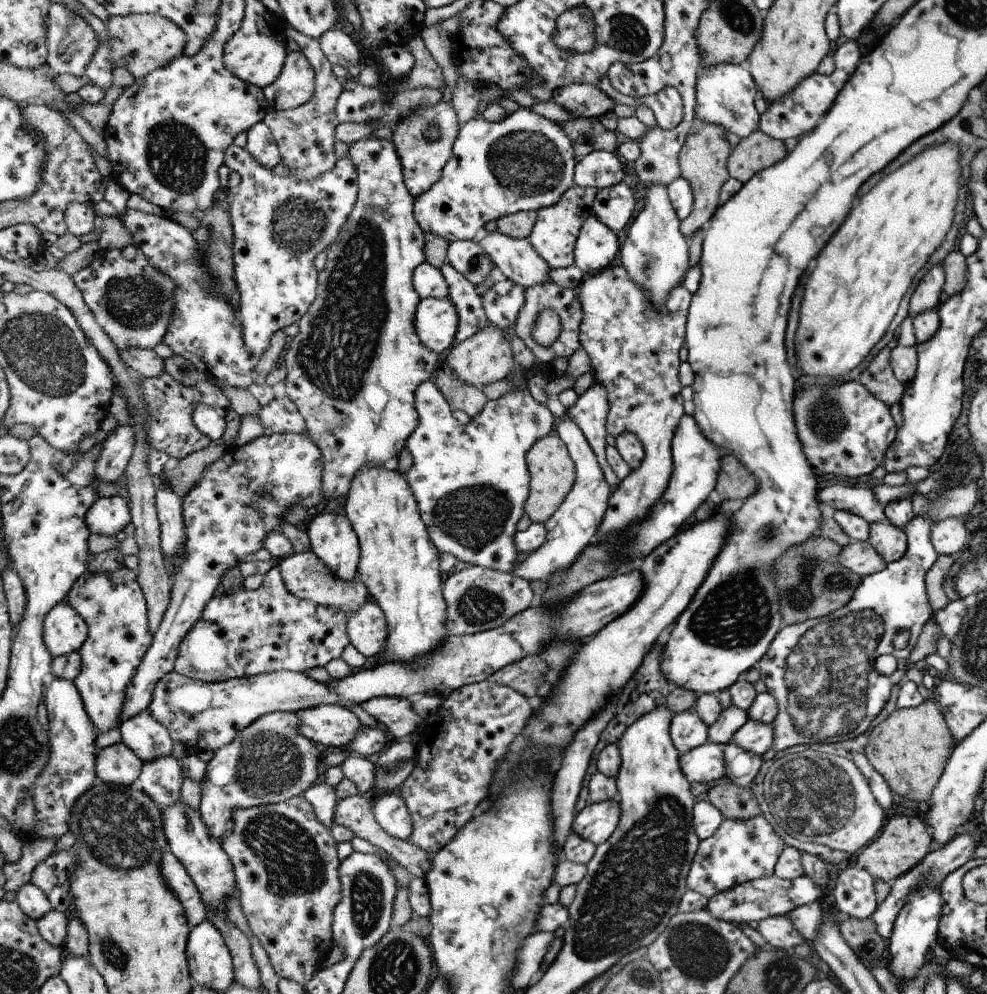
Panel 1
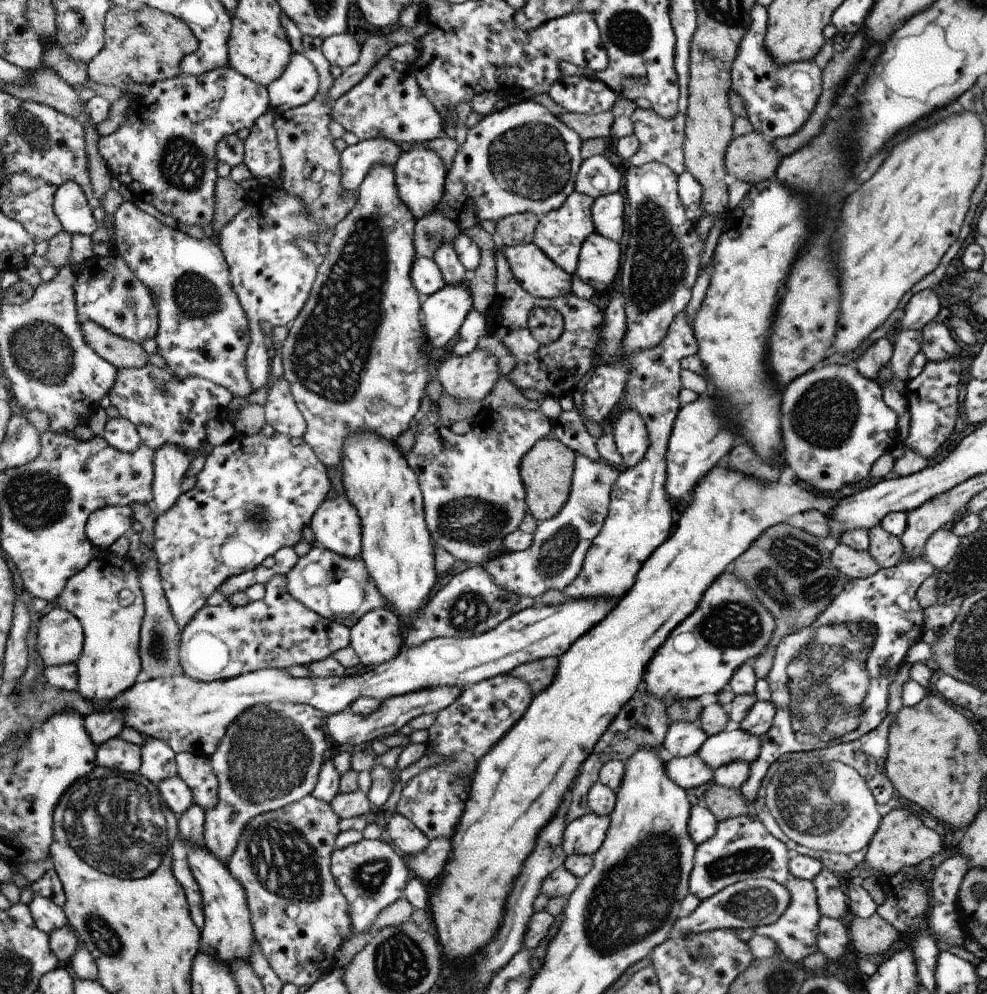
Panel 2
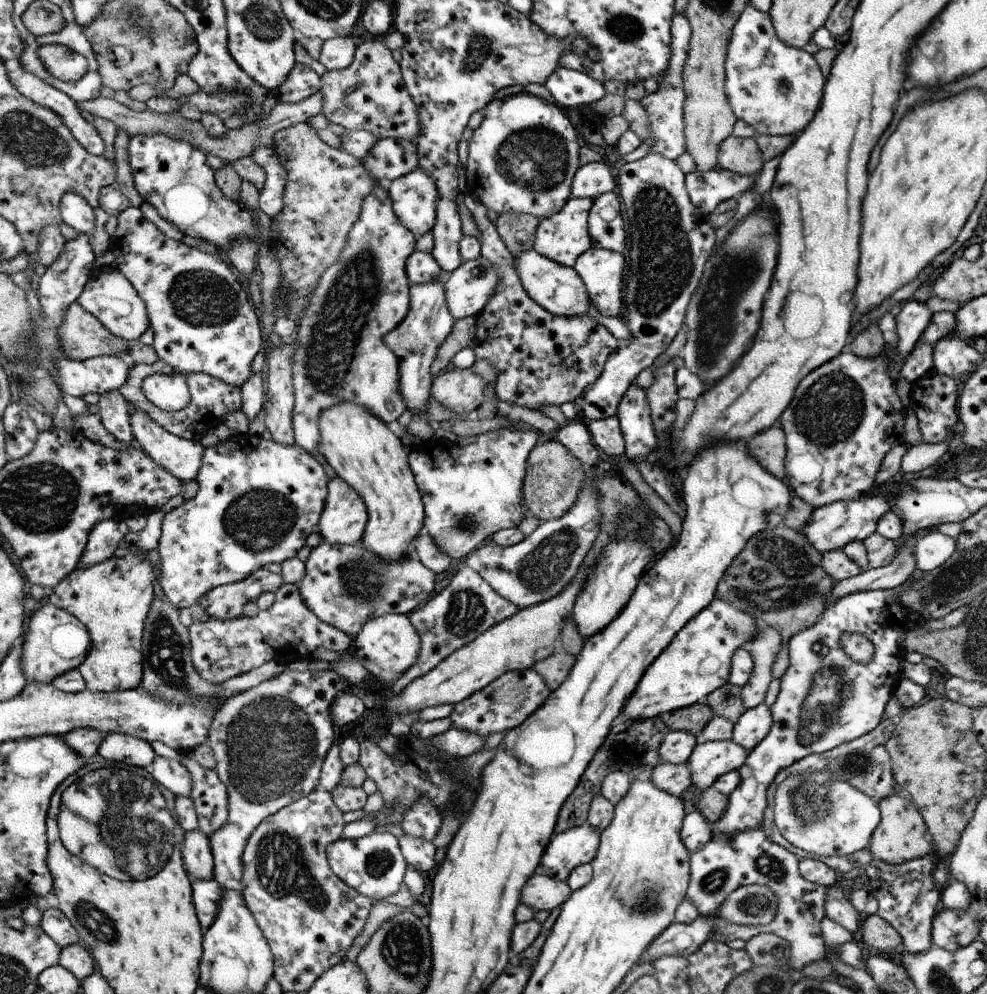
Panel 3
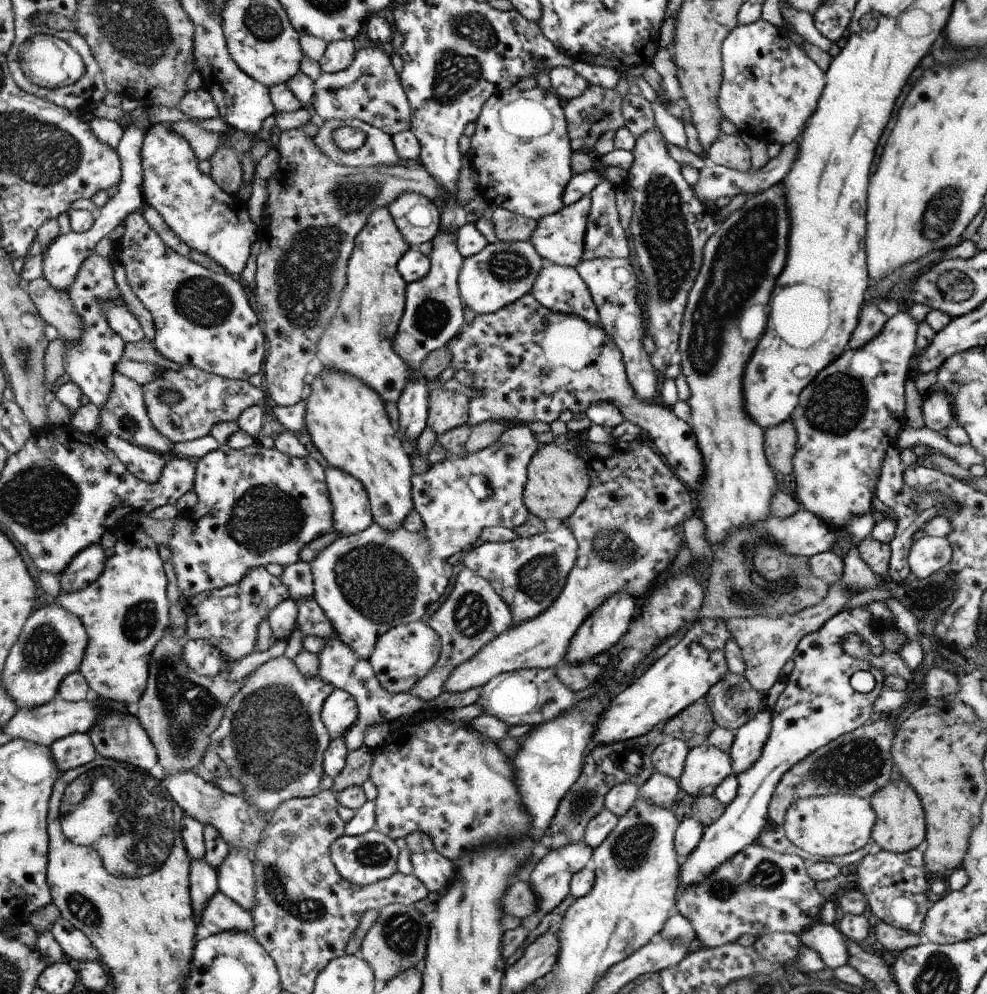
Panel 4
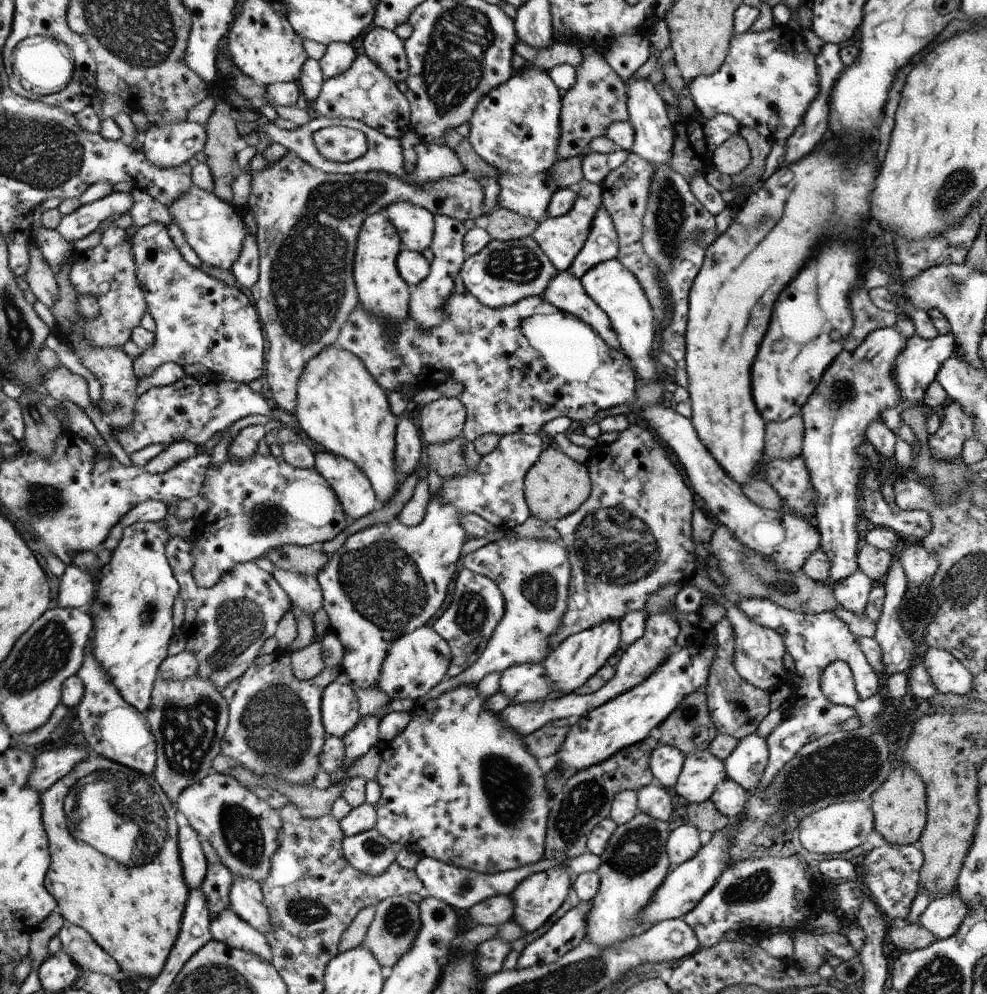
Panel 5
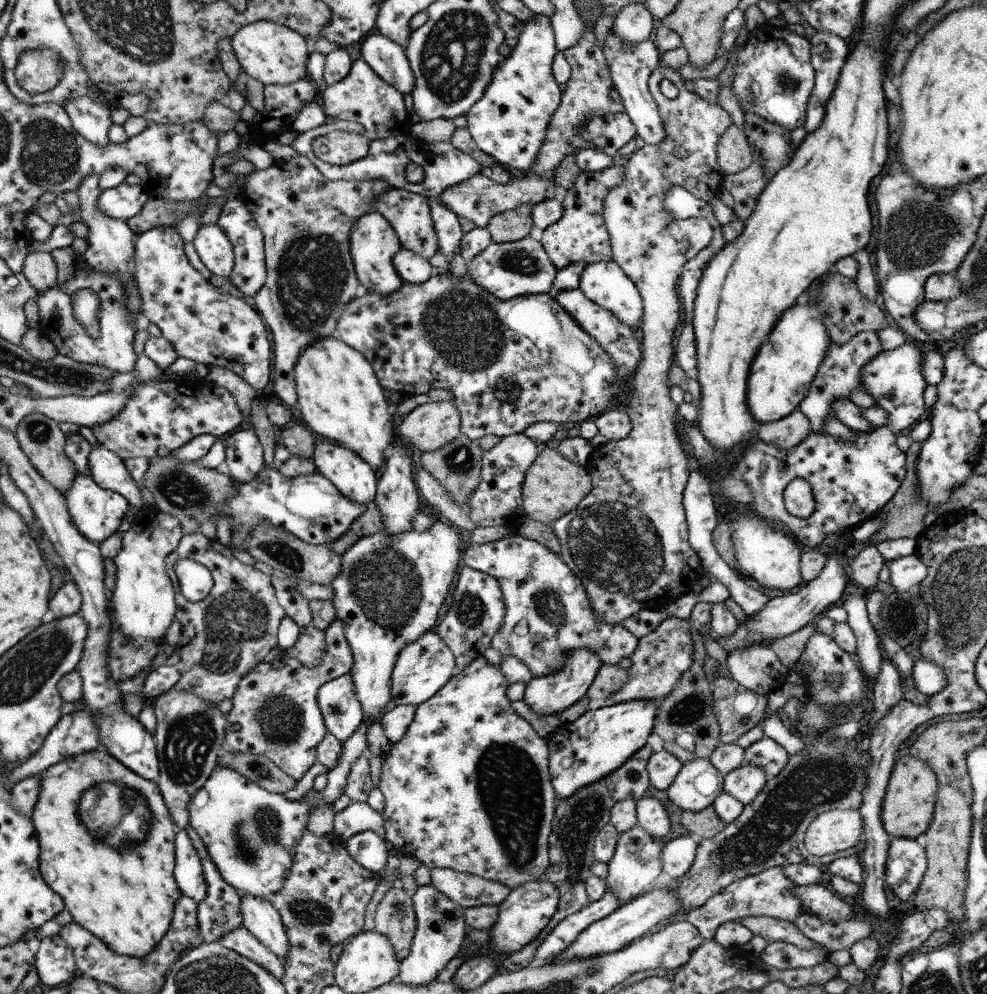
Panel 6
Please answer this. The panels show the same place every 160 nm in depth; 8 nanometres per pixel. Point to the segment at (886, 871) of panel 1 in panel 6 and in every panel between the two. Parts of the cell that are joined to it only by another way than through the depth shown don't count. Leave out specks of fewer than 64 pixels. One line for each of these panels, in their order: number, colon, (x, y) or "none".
2: (901, 841)
3: (901, 836)
4: (900, 827)
5: (900, 805)
6: (908, 808)

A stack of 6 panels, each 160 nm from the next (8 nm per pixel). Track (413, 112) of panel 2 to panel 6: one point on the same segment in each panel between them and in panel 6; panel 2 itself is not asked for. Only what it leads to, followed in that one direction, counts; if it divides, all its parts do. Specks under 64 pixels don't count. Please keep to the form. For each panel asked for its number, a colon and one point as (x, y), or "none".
3: (371, 94)
4: (370, 89)
5: (364, 92)
6: (363, 97)

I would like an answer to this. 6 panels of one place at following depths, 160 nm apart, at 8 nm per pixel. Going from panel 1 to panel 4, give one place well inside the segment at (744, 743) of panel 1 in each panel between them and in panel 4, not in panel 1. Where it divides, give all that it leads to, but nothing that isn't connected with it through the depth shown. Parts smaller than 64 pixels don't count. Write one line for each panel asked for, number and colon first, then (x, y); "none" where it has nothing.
2: (719, 750)
3: (710, 760)
4: (706, 767)

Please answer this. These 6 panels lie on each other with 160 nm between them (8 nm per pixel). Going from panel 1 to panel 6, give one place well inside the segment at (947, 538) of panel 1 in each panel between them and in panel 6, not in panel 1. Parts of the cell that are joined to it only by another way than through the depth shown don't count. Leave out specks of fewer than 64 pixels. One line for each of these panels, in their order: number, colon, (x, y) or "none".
2: (940, 548)
3: (930, 551)
4: (927, 555)
5: (919, 564)
6: (908, 572)

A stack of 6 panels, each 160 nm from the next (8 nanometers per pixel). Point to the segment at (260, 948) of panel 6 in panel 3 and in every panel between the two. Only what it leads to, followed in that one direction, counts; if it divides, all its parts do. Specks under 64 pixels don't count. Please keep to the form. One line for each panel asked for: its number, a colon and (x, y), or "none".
3: (209, 894)
4: (222, 914)
5: (228, 928)

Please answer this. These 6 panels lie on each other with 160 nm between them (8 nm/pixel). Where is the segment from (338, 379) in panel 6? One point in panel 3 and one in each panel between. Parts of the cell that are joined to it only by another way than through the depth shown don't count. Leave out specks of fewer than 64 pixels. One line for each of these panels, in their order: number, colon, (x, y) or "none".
3: (363, 451)
4: (346, 420)
5: (340, 406)

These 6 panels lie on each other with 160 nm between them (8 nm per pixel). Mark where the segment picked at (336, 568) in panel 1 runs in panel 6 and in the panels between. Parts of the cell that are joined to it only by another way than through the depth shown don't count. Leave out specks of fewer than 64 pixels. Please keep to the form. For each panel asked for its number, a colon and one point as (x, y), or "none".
2: (337, 526)
3: (343, 522)
4: (352, 506)
5: (353, 487)
6: (355, 479)

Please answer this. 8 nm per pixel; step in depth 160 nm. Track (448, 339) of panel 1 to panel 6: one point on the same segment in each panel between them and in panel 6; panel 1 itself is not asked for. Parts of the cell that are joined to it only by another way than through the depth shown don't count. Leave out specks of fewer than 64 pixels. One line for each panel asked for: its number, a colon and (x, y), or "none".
2: (444, 312)
3: (470, 287)
4: (501, 273)
5: (503, 272)
6: (508, 271)

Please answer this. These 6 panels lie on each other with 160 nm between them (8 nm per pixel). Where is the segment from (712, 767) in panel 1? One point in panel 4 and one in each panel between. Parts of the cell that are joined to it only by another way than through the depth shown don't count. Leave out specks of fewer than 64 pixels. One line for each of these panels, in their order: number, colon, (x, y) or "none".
2: (688, 772)
3: (674, 779)
4: (659, 789)

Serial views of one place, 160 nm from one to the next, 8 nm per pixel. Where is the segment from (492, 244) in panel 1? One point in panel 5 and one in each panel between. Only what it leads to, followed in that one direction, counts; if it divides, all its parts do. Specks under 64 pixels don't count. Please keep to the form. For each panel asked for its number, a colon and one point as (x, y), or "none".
2: (537, 273)
3: (560, 289)
4: (560, 288)
5: (566, 291)

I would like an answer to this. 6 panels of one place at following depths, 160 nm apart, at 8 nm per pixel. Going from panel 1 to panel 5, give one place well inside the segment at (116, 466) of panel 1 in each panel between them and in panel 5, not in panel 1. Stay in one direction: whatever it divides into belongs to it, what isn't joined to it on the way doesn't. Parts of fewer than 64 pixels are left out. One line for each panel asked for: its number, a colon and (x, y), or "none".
2: (119, 432)
3: (113, 408)
4: (90, 364)
5: (108, 270)

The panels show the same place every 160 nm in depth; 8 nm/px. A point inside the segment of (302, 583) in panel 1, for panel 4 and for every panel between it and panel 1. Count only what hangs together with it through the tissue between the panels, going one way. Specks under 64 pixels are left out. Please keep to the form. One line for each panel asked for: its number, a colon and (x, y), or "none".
2: (339, 588)
3: (345, 586)
4: (367, 583)

